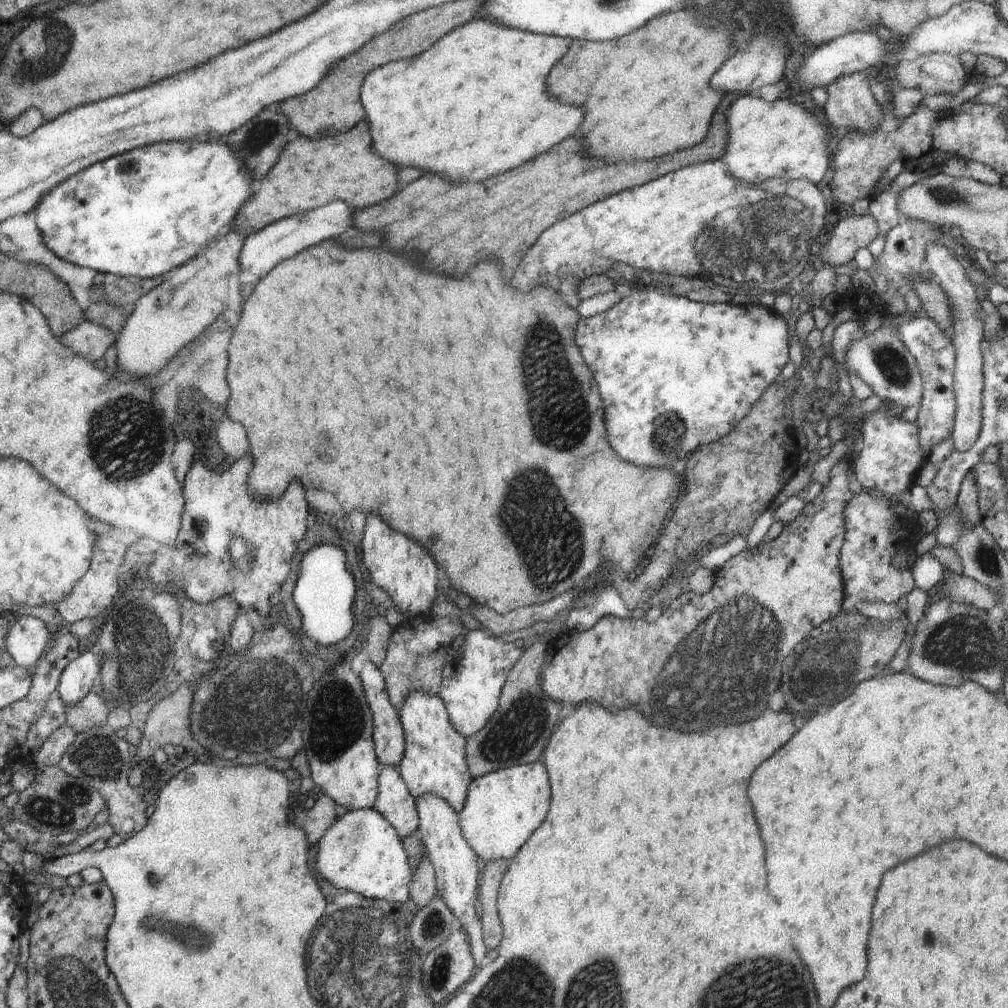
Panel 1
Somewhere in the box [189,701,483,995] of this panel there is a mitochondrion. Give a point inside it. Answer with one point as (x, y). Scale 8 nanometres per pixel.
(438, 973)

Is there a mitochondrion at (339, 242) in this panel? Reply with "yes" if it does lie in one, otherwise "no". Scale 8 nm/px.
no

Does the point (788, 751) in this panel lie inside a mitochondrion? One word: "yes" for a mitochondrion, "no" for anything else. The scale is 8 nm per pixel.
no

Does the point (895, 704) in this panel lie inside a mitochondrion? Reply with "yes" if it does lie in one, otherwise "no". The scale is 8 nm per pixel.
no

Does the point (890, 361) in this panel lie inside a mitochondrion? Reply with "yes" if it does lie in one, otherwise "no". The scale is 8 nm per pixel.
yes

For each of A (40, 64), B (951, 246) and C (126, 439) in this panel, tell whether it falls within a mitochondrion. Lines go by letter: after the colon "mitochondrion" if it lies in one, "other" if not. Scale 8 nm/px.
A: mitochondrion
B: other
C: mitochondrion

